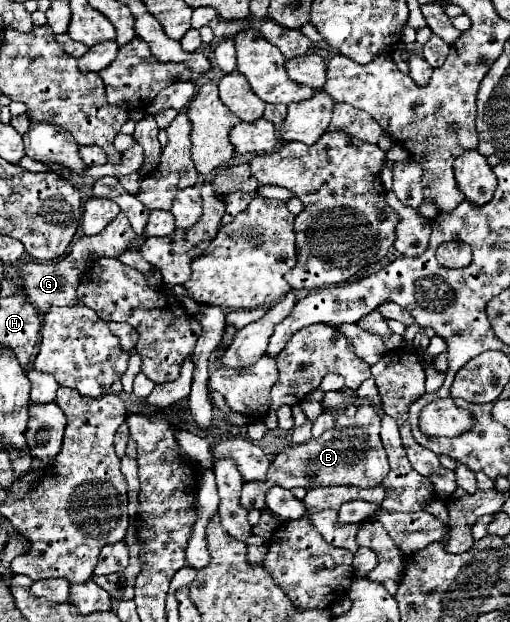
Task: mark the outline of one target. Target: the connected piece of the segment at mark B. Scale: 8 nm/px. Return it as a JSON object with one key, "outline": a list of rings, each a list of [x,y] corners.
{"outline":[[[359,405],[355,417],[339,415],[333,429],[323,433],[323,437],[309,439],[301,445],[289,445],[279,451],[269,467],[265,481],[247,481],[241,491],[239,503],[245,509],[265,509],[265,495],[273,485],[283,485],[283,489],[293,487],[331,487],[331,485],[355,485],[355,487],[377,487],[389,473],[389,463],[385,449],[379,439],[381,417],[371,405]]]}

